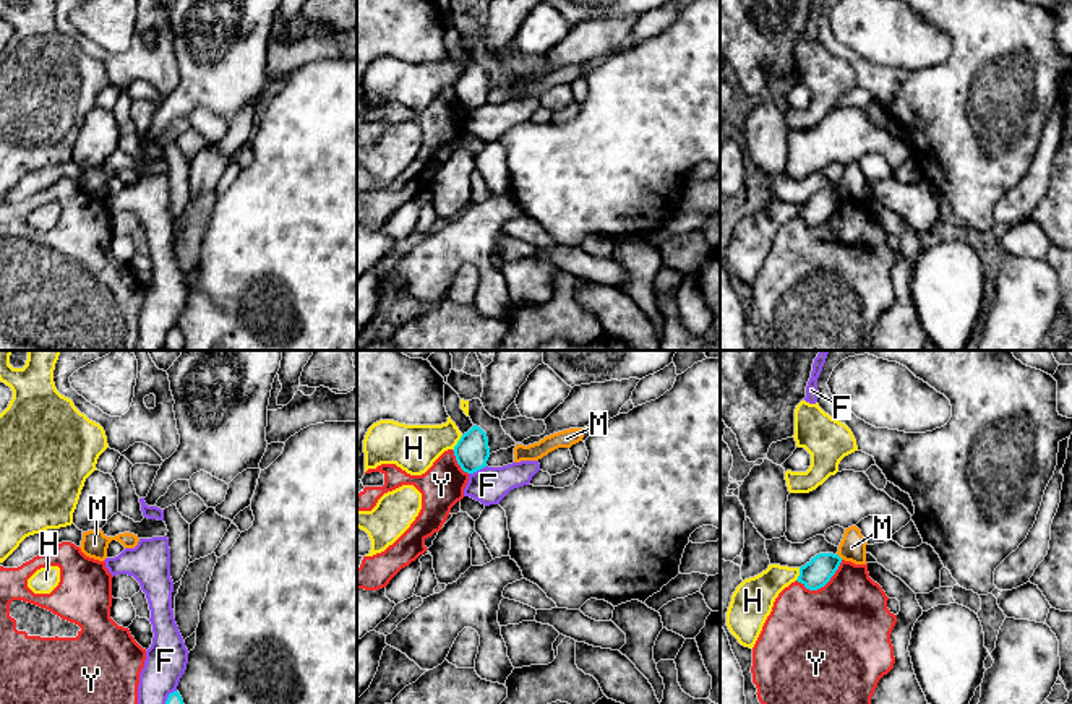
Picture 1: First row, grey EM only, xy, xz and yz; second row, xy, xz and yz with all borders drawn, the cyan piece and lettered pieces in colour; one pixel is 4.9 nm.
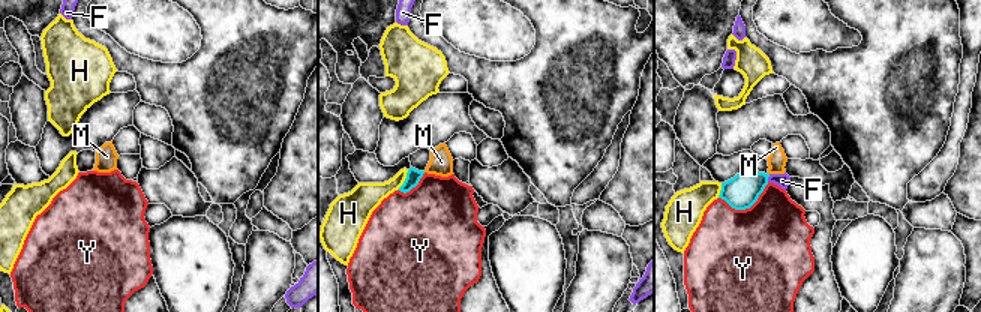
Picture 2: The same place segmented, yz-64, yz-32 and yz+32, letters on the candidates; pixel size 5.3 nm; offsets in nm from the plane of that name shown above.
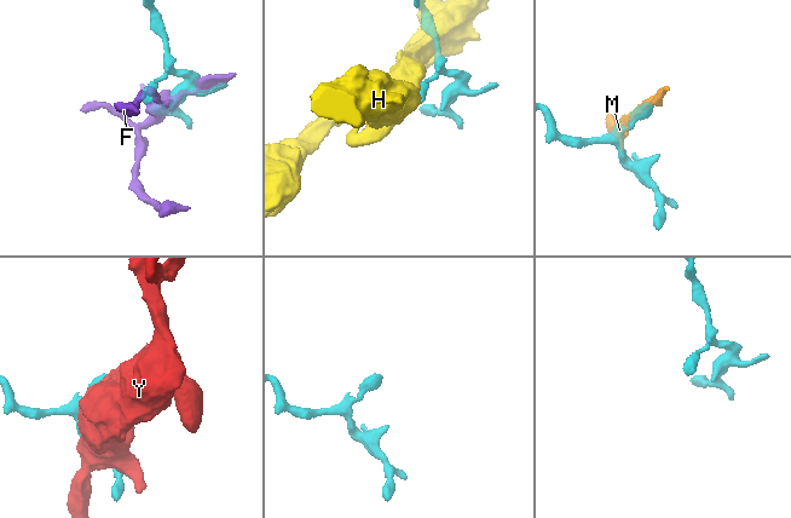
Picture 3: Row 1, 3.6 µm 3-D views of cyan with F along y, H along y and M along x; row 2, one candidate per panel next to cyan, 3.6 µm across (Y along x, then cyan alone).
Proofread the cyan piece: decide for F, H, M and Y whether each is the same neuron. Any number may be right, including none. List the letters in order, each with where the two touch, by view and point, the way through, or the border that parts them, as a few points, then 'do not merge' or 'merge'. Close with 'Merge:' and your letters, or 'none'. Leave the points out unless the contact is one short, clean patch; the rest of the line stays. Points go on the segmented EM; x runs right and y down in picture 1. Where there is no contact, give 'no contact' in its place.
F: contact xz (477, 469); do not merge
H: contact xz (458, 443); border xz (463, 435), (453, 450); do not merge
M: contact yz (839, 557); border yz (837, 553), (842, 558); do not merge
Y: contact yz (823, 586); do not merge
Merge: none

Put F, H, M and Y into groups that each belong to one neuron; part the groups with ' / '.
F / H / M / Y

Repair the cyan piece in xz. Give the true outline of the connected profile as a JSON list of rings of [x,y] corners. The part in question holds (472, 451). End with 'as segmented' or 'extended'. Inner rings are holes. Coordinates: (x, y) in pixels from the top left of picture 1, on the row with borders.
[[[474,425],[461,436],[452,451],[457,464],[467,474],[474,474],[487,467],[487,461],[490,457],[487,433],[480,427]]] | as segmented

